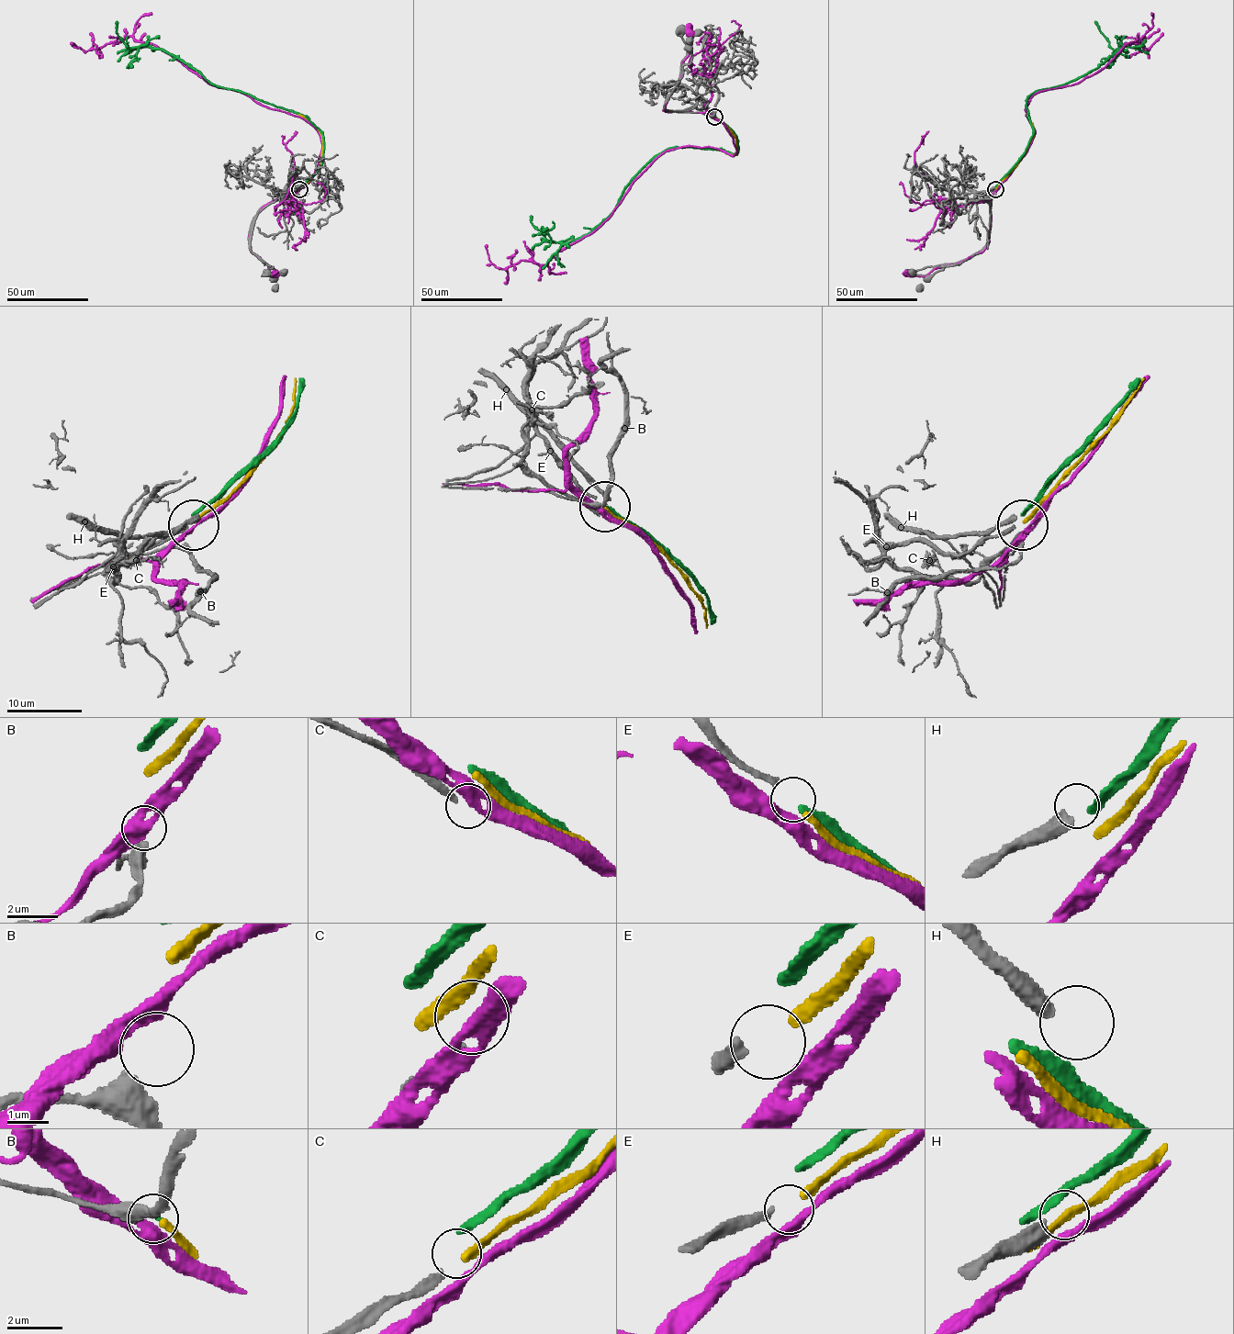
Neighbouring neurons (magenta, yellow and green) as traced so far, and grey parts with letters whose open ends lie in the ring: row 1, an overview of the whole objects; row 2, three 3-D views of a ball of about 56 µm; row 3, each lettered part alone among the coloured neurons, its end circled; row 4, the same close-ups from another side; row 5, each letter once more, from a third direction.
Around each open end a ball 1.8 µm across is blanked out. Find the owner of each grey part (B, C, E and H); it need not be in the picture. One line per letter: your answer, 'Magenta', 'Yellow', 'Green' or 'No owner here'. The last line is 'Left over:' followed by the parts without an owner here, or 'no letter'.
B: No owner here
C: No owner here
E: Yellow
H: No owner here
Left over: B, C, H

